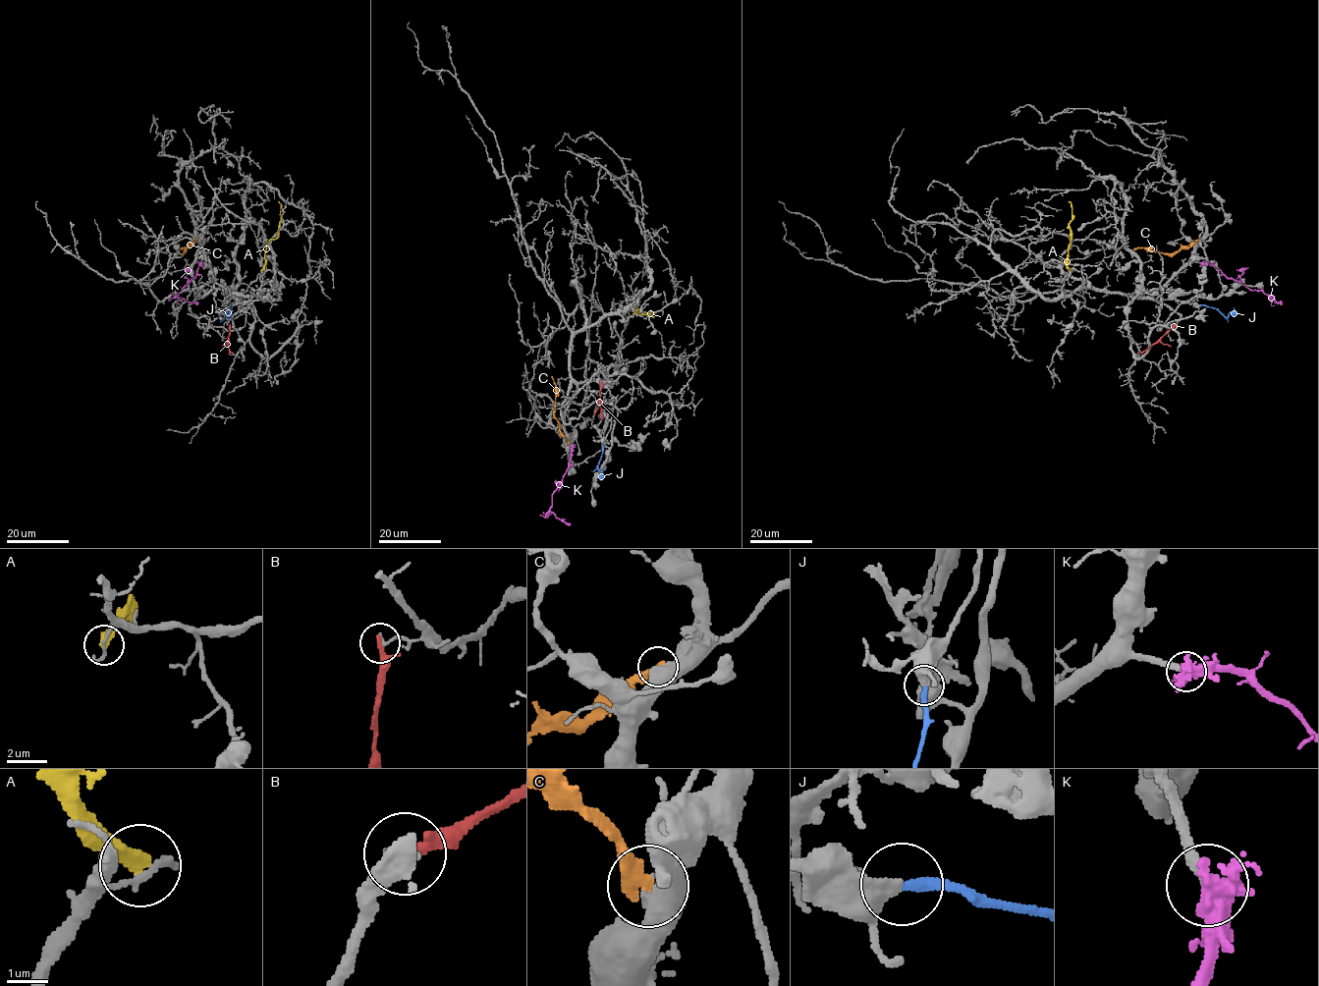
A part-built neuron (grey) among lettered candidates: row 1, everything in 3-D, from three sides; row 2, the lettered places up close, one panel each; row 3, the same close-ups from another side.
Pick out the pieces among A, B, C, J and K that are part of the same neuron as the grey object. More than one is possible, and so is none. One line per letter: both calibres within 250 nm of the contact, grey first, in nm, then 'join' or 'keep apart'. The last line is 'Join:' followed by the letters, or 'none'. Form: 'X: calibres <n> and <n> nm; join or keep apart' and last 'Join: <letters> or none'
A: calibres 200 and 380 nm; keep apart
B: calibres 140 and 200 nm; keep apart
C: calibres 460 and 360 nm; keep apart
J: calibres 320 and 240 nm; join
K: calibres 240 and 340 nm; join
Join: J, K

